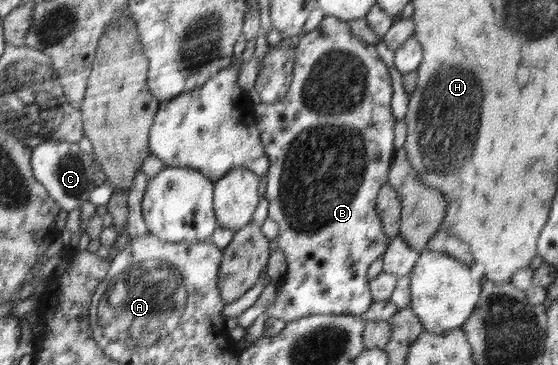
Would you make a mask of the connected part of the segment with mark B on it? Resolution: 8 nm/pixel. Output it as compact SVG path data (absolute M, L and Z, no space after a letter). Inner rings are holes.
M325 16L318 24L316 30L308 34L302 33L300 37L300 44L294 48L296 60L294 61L292 83L290 83L288 92L286 92L284 98L272 105L267 106L265 103L260 103L256 106L256 126L258 126L260 131L260 140L264 147L264 152L270 159L270 168L268 168L268 175L263 184L263 189L266 191L266 200L269 202L267 218L272 218L274 222L278 223L278 248L286 255L287 272L284 275L282 284L279 285L276 302L272 302L256 318L256 322L246 328L246 335L242 340L244 343L242 348L246 348L249 346L248 344L256 342L256 339L263 336L265 323L270 317L280 318L280 320L288 323L314 314L352 314L363 316L370 304L374 302L370 292L367 270L374 261L382 258L388 243L390 243L390 238L382 230L382 220L380 220L380 216L376 212L376 197L380 188L388 181L389 170L396 151L393 147L393 130L397 119L392 116L390 108L393 86L386 63L378 56L374 45L367 44L354 36L349 30L348 23L345 23L338 17Z

